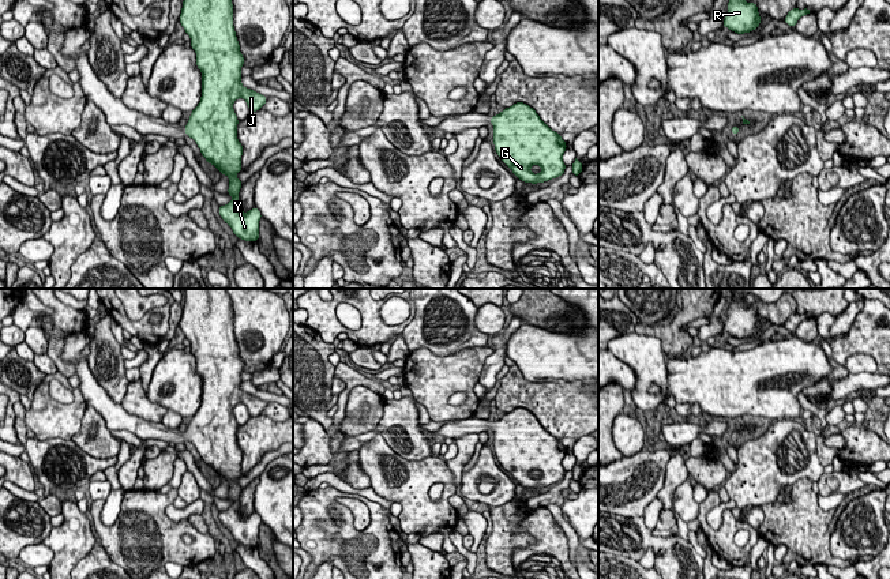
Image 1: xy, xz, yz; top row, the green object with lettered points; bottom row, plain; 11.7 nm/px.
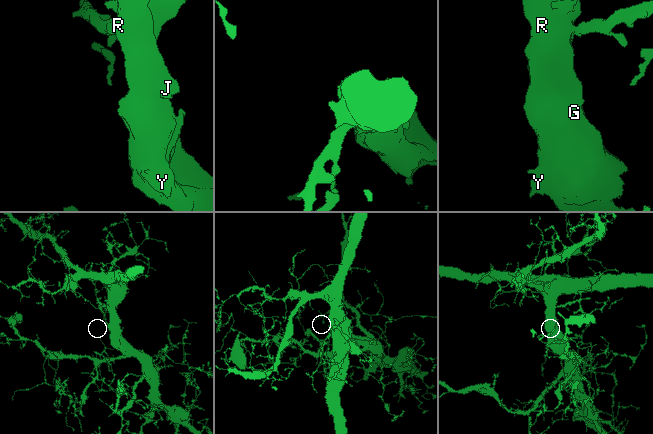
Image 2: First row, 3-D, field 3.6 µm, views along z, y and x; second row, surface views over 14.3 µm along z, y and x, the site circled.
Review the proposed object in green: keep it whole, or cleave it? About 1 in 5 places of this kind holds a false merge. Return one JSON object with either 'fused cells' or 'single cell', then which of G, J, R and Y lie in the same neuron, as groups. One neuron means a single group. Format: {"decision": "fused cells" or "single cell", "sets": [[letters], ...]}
{"decision": "single cell", "sets": [["G", "J", "R", "Y"]]}

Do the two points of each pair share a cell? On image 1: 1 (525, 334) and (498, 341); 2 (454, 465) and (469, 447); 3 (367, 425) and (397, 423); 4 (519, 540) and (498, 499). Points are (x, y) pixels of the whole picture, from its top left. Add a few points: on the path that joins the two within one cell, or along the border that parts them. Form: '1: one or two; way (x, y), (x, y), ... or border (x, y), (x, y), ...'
1: two; border (522, 323), (509, 339), (504, 356)
2: one; way (458, 461), (465, 451)
3: two; border (386, 401), (383, 416), (372, 431), (349, 436)
4: two; border (515, 496), (503, 504), (489, 507)

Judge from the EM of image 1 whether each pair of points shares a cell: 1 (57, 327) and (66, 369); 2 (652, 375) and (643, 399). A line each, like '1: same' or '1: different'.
1: same
2: same

